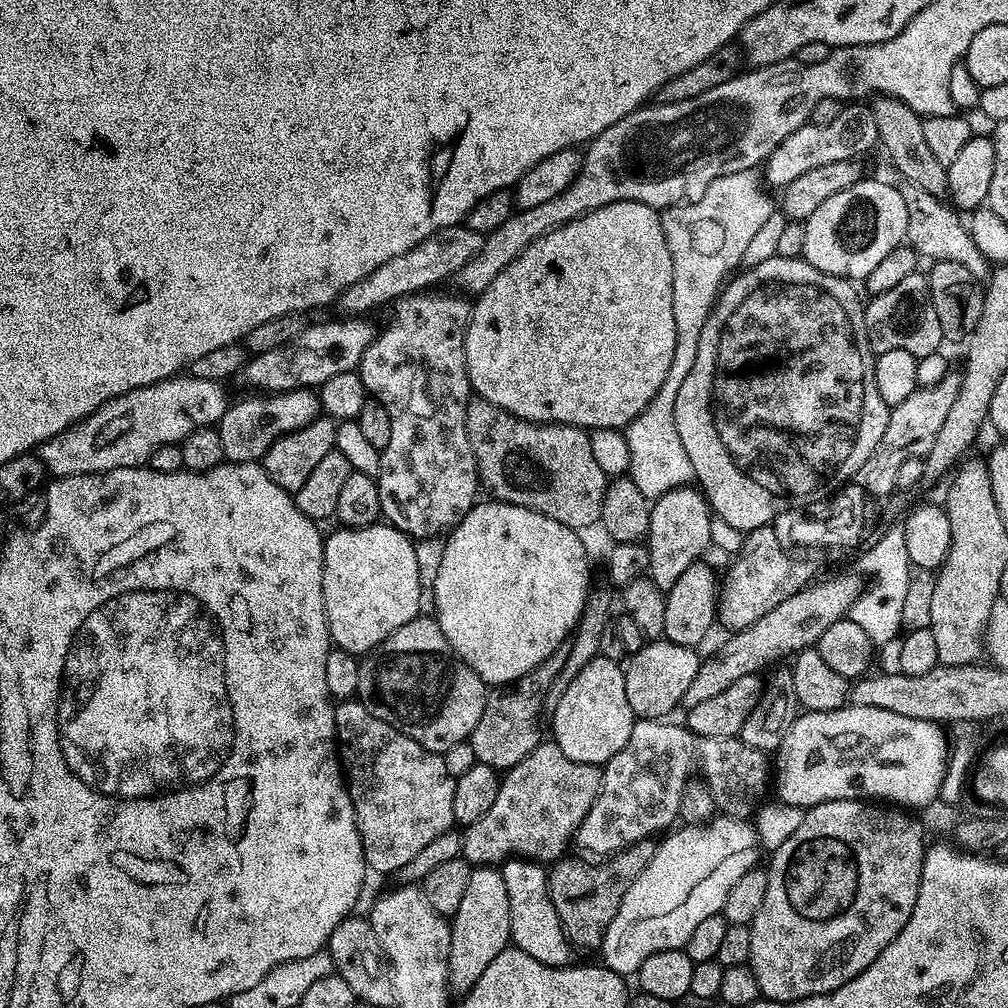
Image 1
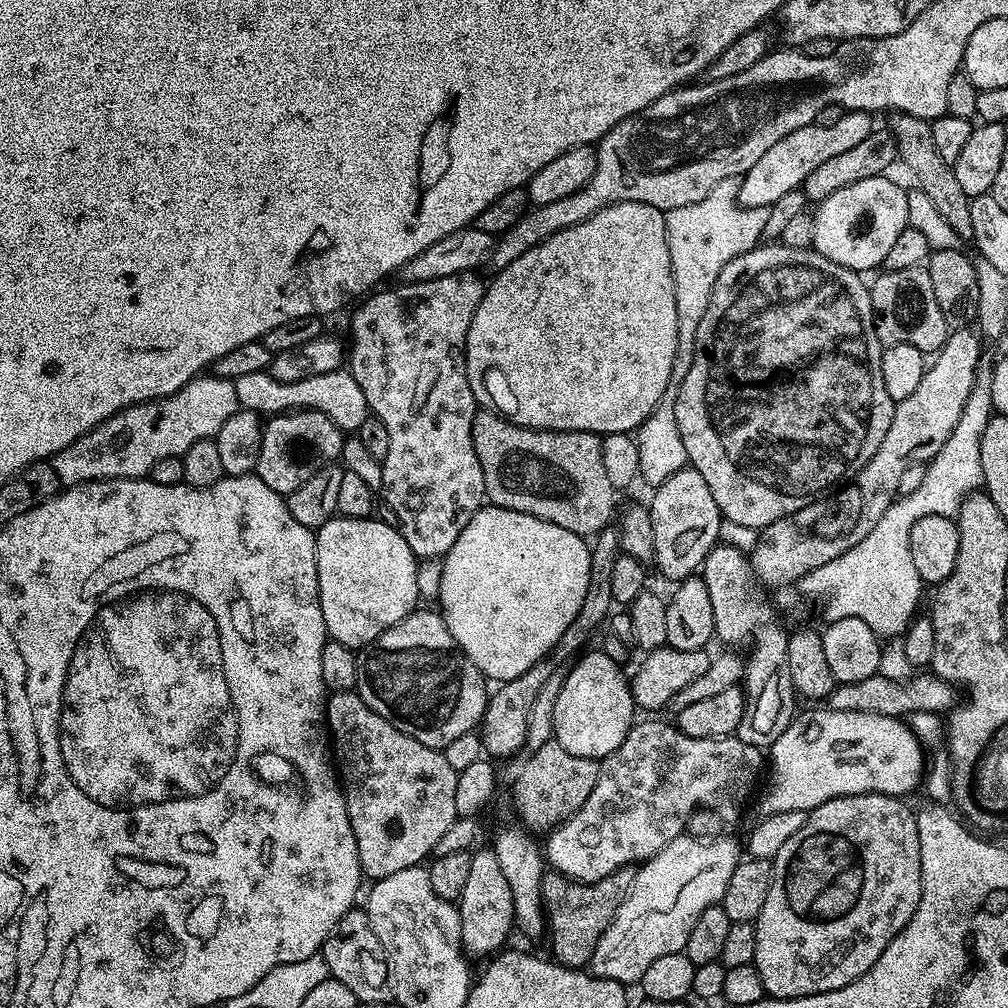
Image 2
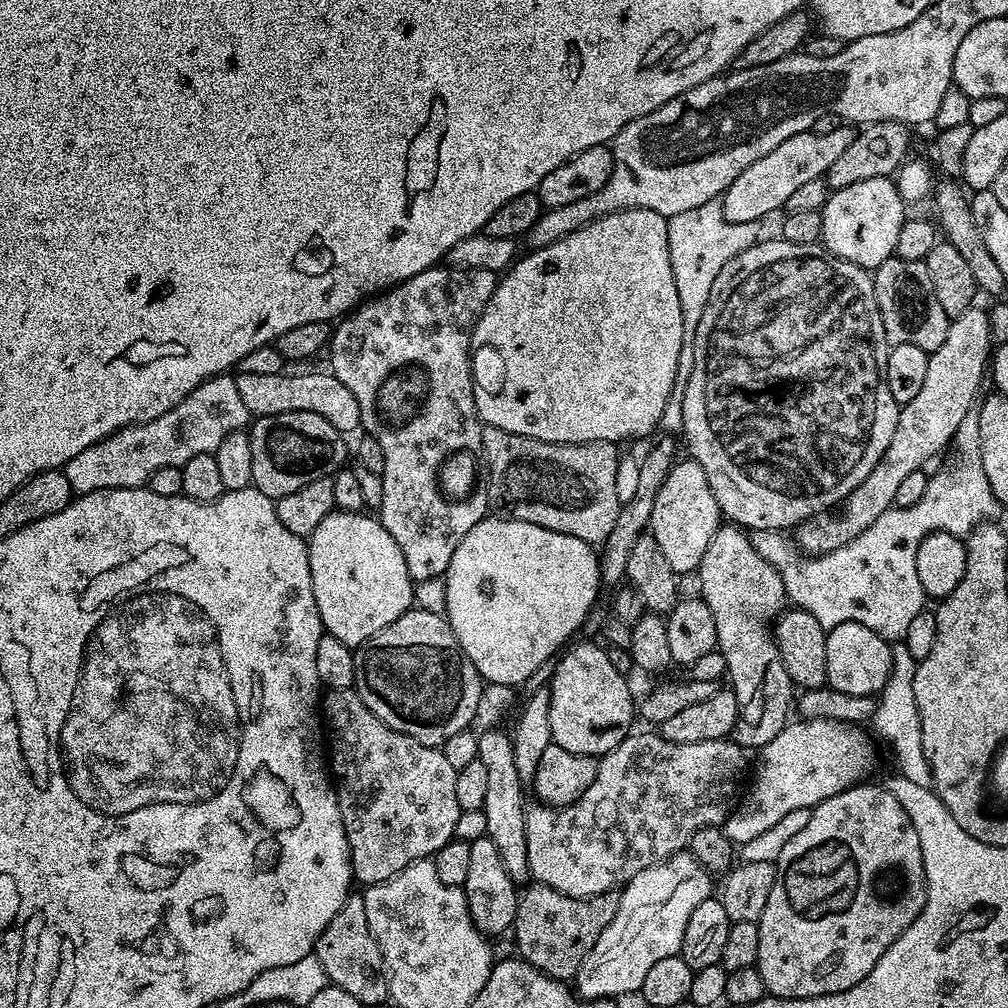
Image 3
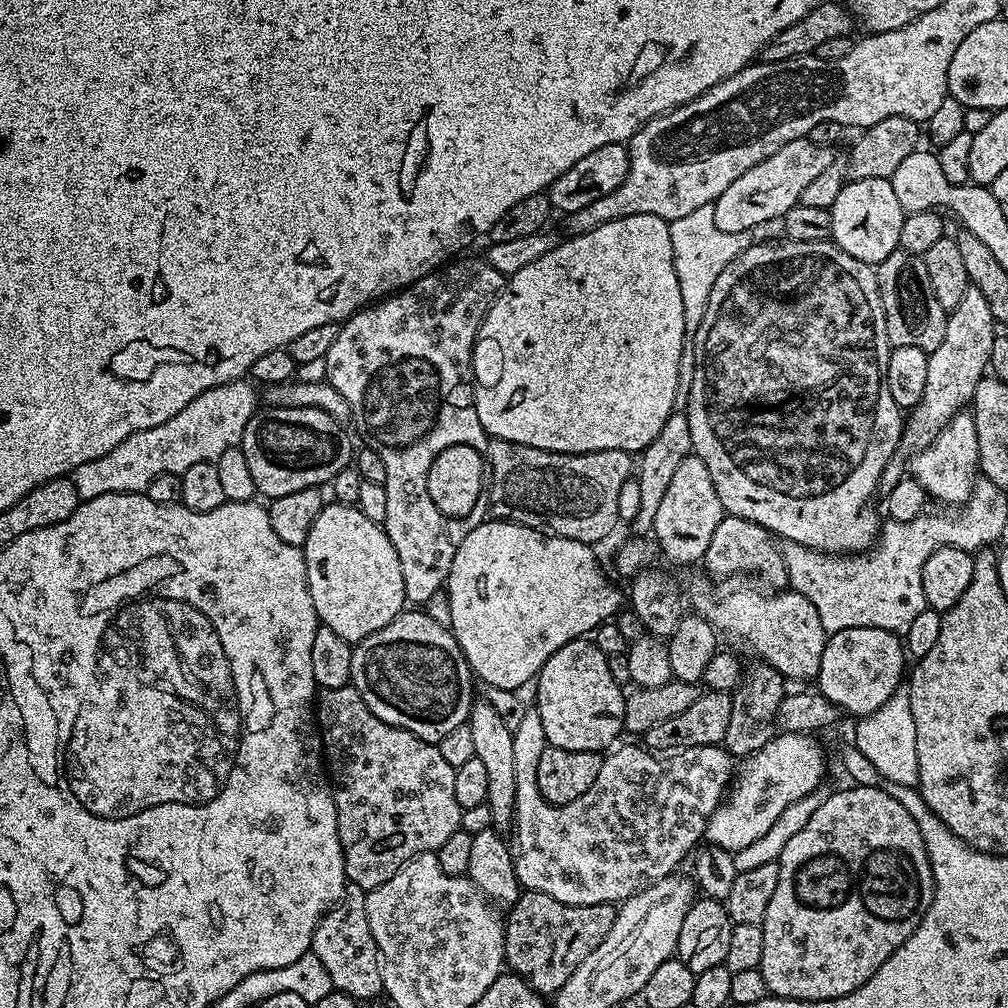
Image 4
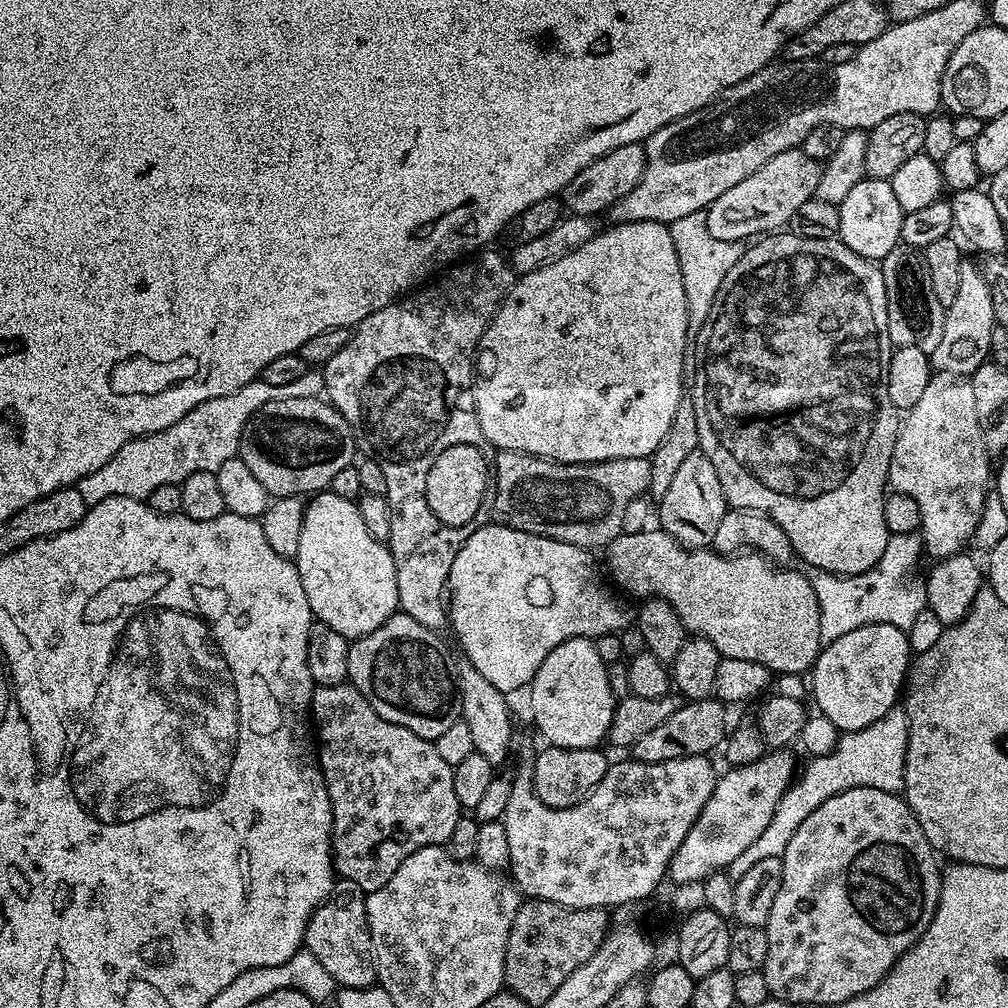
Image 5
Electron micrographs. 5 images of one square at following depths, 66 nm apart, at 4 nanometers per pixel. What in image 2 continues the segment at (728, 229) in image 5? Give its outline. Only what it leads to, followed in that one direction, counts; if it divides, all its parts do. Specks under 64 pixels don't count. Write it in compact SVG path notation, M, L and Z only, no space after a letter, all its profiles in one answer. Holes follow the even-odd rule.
M845 111L834 122L830 122L830 126L813 122L786 134L786 138L774 142L774 146L770 146L770 150L766 150L766 154L762 154L762 158L758 158L758 162L754 162L754 166L744 173L738 197L740 207L769 209L774 202L778 202L778 198L782 198L782 194L797 191L804 179L822 166L822 162L851 150L858 146L858 142L865 140L874 131L872 120L873 113Z

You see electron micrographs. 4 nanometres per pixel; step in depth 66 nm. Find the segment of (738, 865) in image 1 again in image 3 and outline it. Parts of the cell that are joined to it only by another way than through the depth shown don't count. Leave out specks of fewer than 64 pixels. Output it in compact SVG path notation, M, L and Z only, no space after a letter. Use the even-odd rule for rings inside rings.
M691 854L674 855L669 860L663 860L662 863L639 872L633 880L623 885L614 922L610 922L610 926L602 930L602 938L598 938L594 950L586 954L582 966L576 971L575 991L585 1000L607 1000L628 996L631 992L639 993L642 982L646 982L646 974L654 967L654 962L679 953L682 934L686 934L686 922L690 922L690 914L694 914L695 908L713 895L712 881L713 874Z

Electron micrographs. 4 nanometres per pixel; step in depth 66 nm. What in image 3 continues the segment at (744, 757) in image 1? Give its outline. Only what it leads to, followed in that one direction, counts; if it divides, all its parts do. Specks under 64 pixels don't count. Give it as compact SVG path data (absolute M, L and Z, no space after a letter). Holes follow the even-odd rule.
M644 731L648 732L630 734L616 751L609 752L599 761L596 783L584 799L564 808L553 808L539 802L525 807L526 858L535 883L545 884L574 898L590 898L610 892L633 880L642 870L683 853L699 828L720 826L727 820L737 799L736 783L744 772L745 749L731 738L679 744L670 742L655 731Z

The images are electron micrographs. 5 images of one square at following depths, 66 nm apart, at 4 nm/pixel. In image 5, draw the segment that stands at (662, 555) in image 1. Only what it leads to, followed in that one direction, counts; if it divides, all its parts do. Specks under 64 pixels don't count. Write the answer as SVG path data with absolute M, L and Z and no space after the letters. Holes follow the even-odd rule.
M697 450L689 454L682 466L674 474L666 494L658 502L660 508L659 527L671 534L685 548L707 548L712 543L714 534L722 522L722 514L728 511L729 506L722 494L722 482L718 482L718 473L710 463L706 454Z

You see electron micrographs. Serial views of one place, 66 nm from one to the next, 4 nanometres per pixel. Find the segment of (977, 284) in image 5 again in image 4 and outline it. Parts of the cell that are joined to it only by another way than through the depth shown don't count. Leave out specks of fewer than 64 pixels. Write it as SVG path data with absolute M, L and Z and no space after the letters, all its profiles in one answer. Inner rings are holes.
M969 286L962 302L958 302L953 312L947 313L947 318L942 342L928 353L926 391L922 394L922 402L918 402L918 406L907 413L904 432L900 436L901 453L915 454L930 446L930 442L934 442L936 435L950 423L952 417L971 405L978 382L989 371L990 350L998 335L998 328L981 290Z

